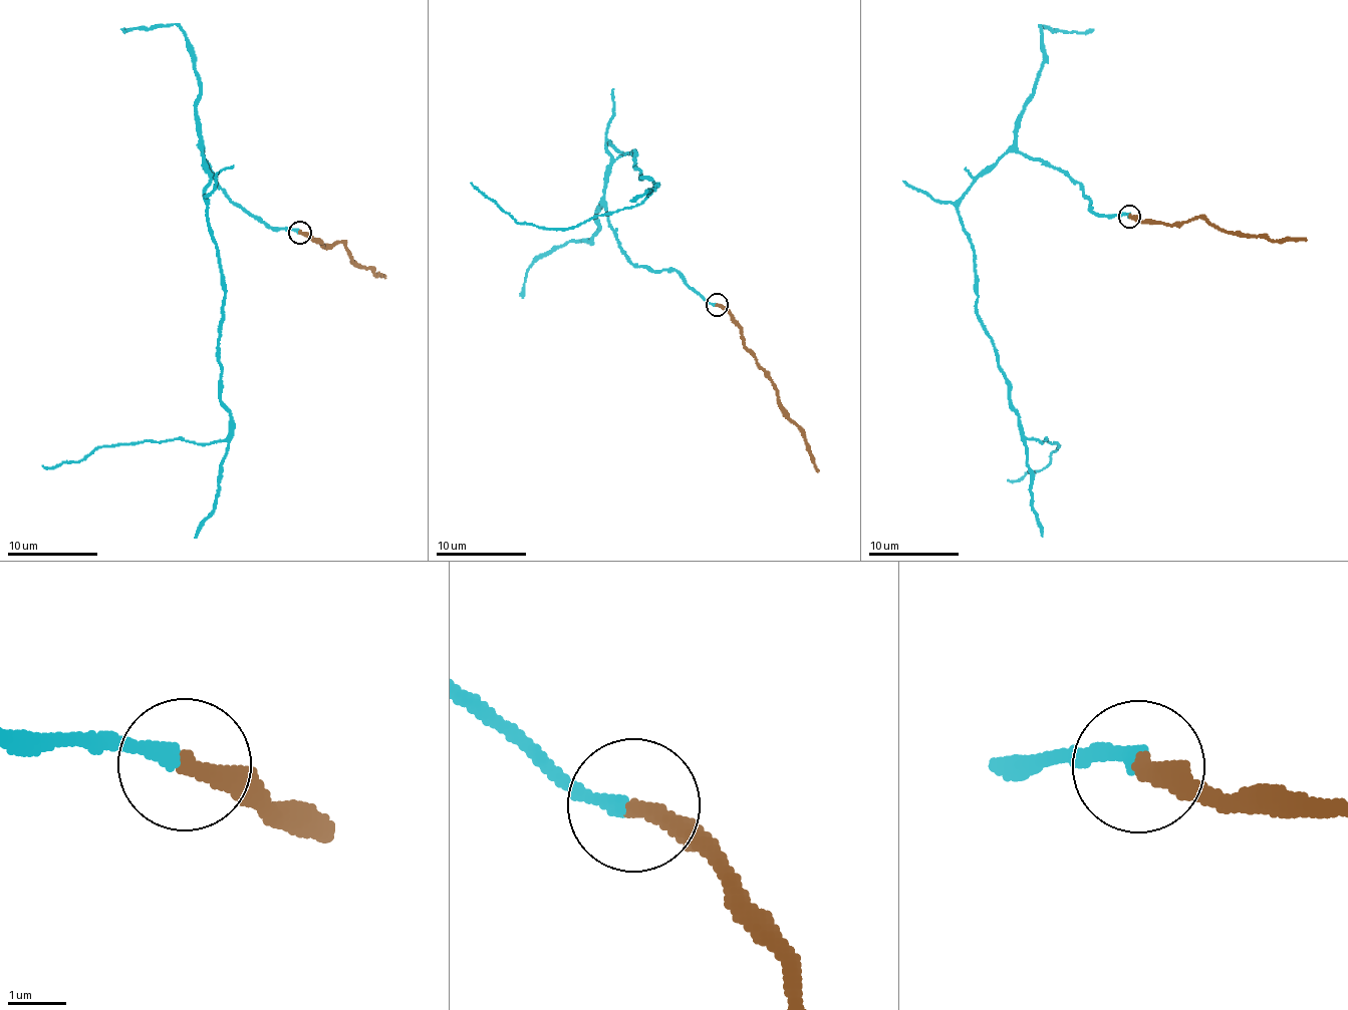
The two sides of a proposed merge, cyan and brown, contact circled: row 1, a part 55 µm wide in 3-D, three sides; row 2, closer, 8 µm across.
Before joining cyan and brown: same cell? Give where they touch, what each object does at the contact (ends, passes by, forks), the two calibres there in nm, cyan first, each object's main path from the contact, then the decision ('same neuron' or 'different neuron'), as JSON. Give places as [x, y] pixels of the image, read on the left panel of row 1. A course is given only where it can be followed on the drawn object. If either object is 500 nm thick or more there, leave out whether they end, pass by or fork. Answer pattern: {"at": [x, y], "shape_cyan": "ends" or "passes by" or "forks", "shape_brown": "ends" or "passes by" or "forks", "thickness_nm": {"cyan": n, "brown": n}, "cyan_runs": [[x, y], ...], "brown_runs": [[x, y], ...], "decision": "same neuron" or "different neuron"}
{"at": [300, 232], "shape_cyan": "ends", "shape_brown": "ends", "thickness_nm": {"cyan": 240, "brown": 320}, "cyan_runs": [[298, 233], [238, 207], [201, 150], [229, 434], [99, 445], [41, 464]], "brown_runs": [[300, 233], [309, 234], [321, 246], [342, 243], [352, 262], [383, 276]], "decision": "same neuron"}

